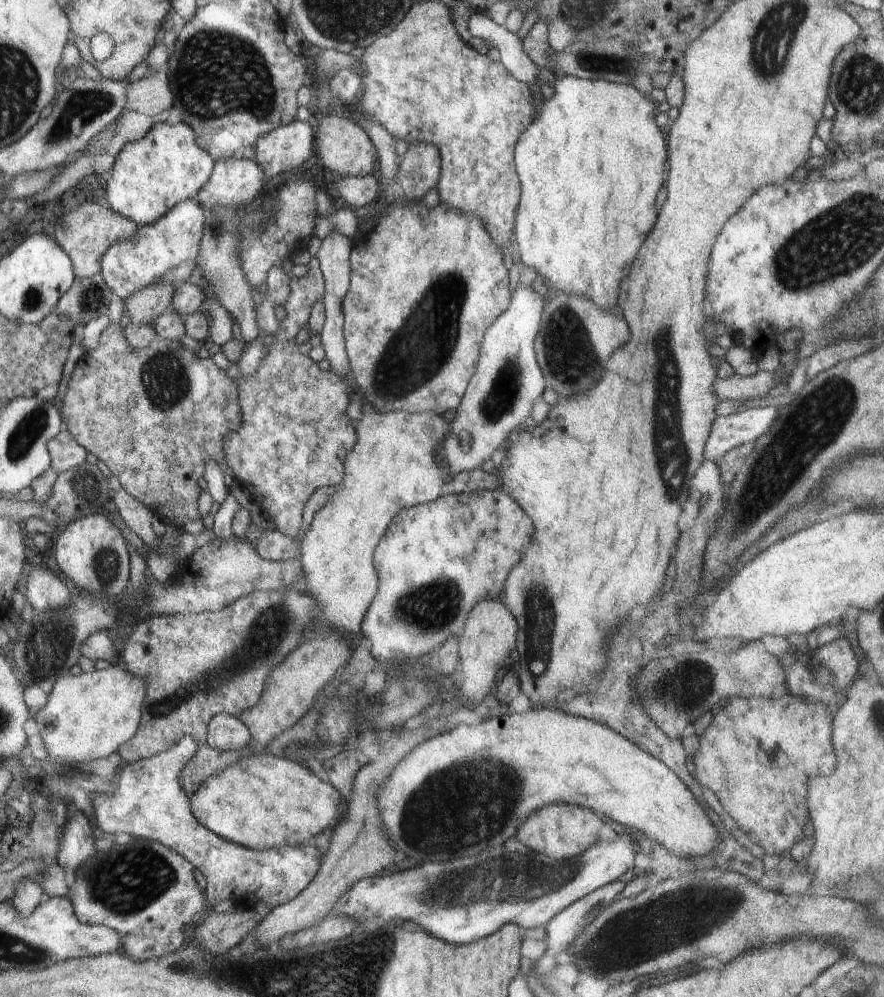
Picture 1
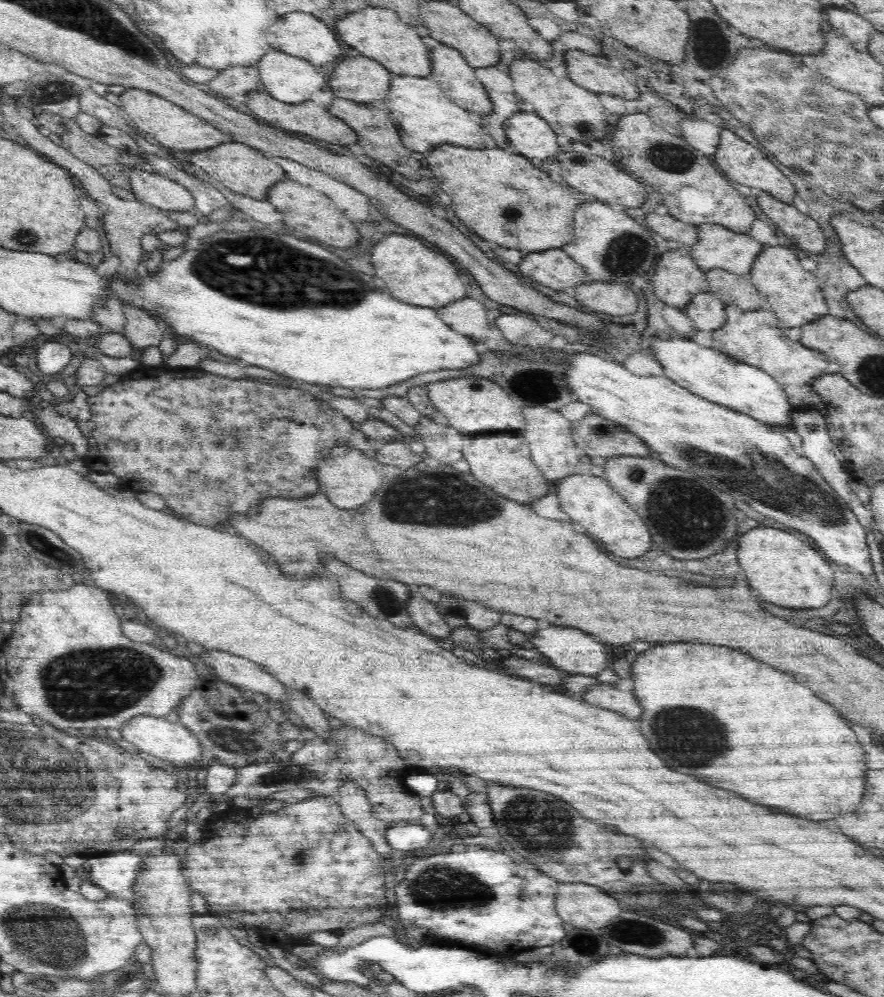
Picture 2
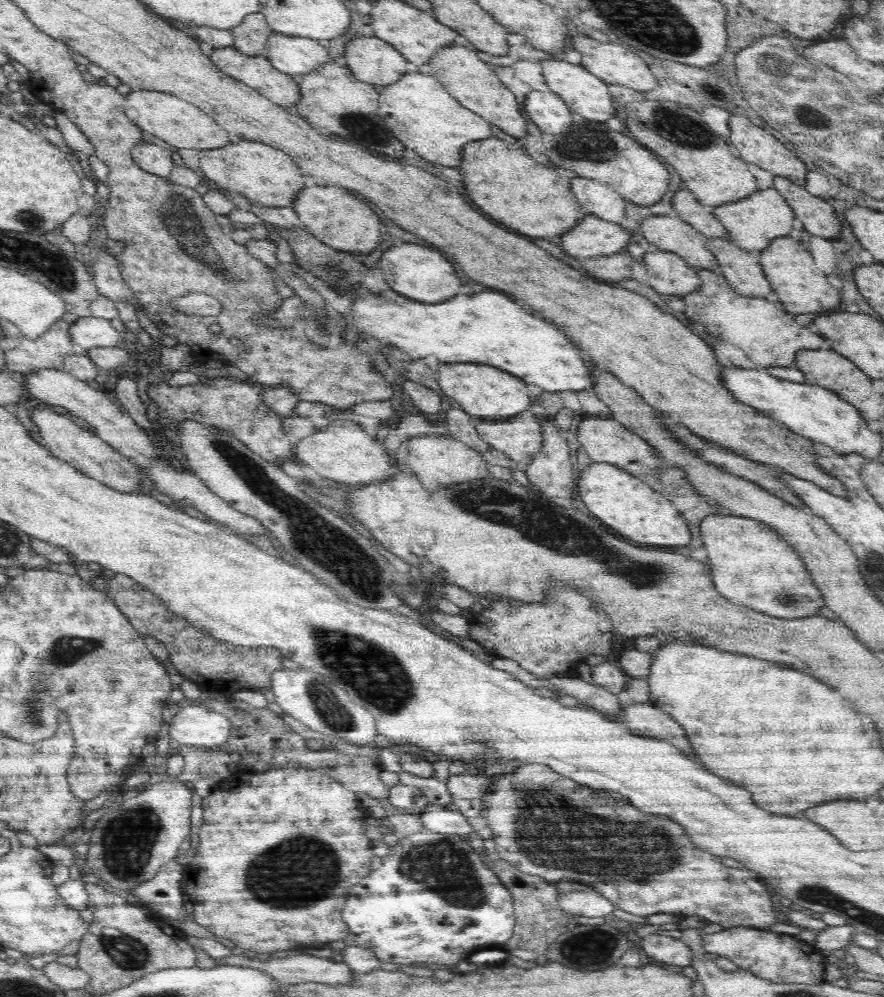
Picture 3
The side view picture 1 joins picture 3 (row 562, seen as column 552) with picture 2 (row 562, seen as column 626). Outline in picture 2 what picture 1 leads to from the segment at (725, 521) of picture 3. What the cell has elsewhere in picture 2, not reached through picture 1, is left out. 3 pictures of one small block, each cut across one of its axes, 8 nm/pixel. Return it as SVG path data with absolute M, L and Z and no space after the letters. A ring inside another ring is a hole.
M754 528L737 540L736 557L750 580L750 586L756 588L766 602L788 608L820 608L832 600L834 571L830 569L826 558L809 543L806 544L805 538L797 532Z

